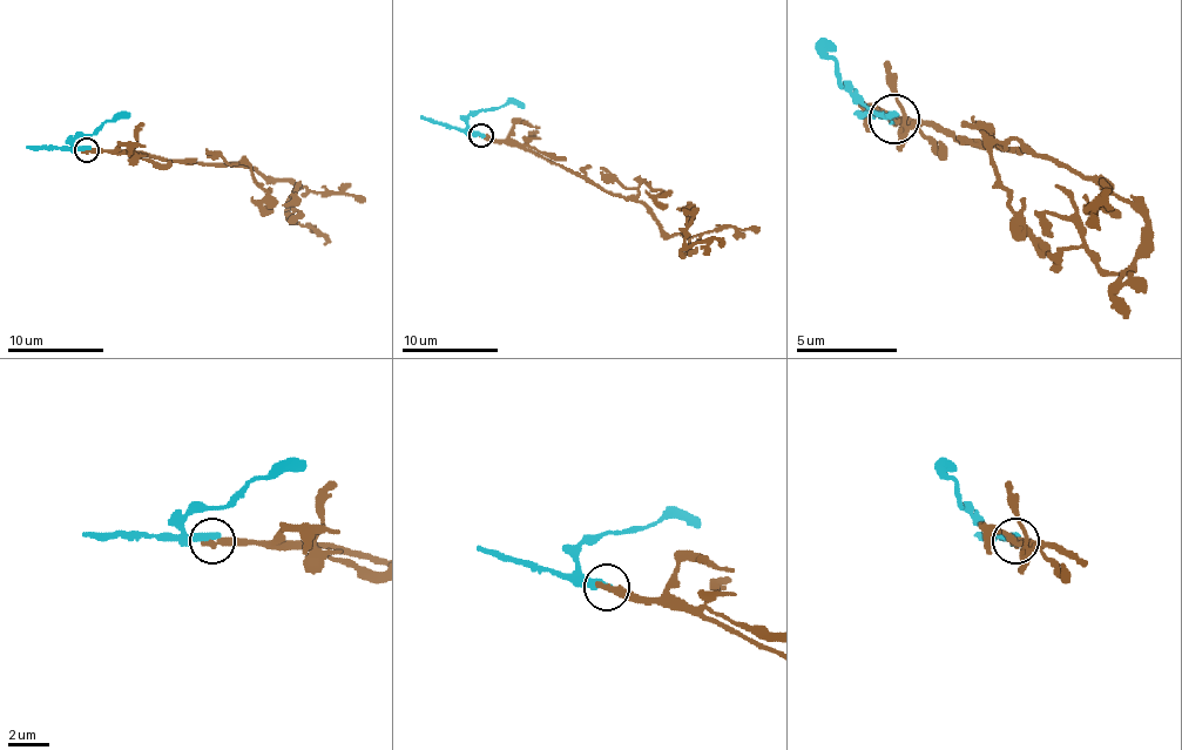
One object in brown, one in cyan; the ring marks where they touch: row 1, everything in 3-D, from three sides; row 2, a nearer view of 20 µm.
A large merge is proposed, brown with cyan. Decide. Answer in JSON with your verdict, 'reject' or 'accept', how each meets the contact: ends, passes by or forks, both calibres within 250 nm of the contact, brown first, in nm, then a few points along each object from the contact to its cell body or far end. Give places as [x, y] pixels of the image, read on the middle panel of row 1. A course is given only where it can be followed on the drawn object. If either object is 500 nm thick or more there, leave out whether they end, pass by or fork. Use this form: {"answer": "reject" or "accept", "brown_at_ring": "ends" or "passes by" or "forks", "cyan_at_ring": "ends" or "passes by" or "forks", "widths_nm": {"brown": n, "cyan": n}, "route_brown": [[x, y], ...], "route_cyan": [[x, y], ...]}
{"answer": "reject", "brown_at_ring": "ends", "cyan_at_ring": "ends", "widths_nm": {"brown": 380, "cyan": 420}, "route_brown": [[480, 135], [513, 140], [602, 188], [635, 197], [667, 234], [683, 234], [683, 252], [688, 209], [676, 209]], "route_cyan": [[480, 135], [468, 126], [473, 112], [497, 109], [511, 102], [524, 105]]}

